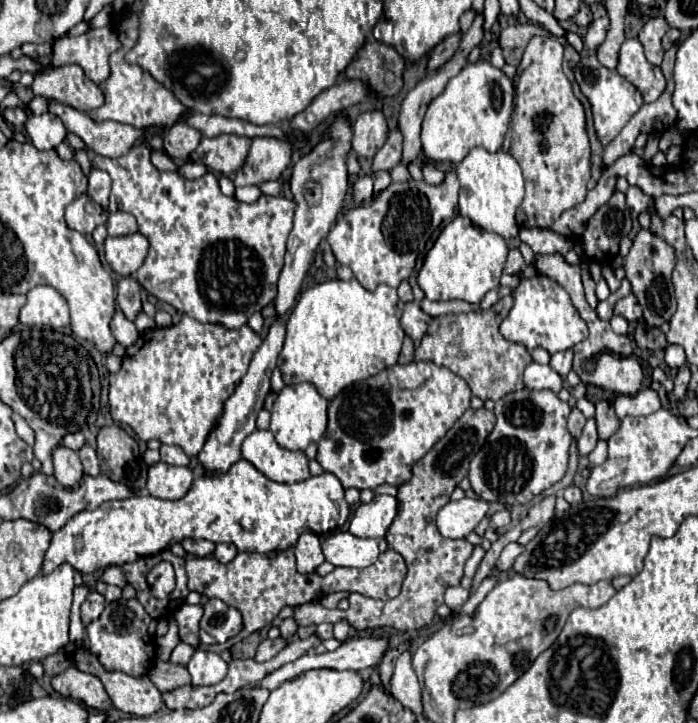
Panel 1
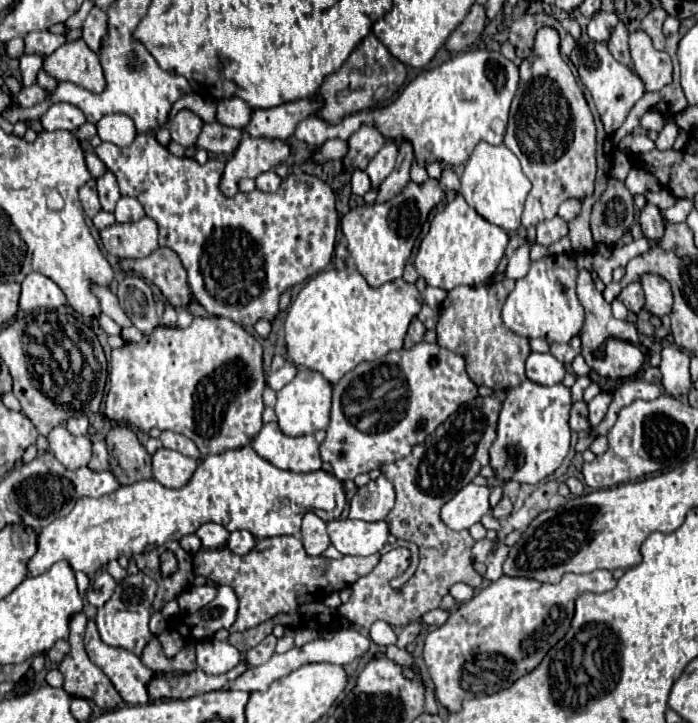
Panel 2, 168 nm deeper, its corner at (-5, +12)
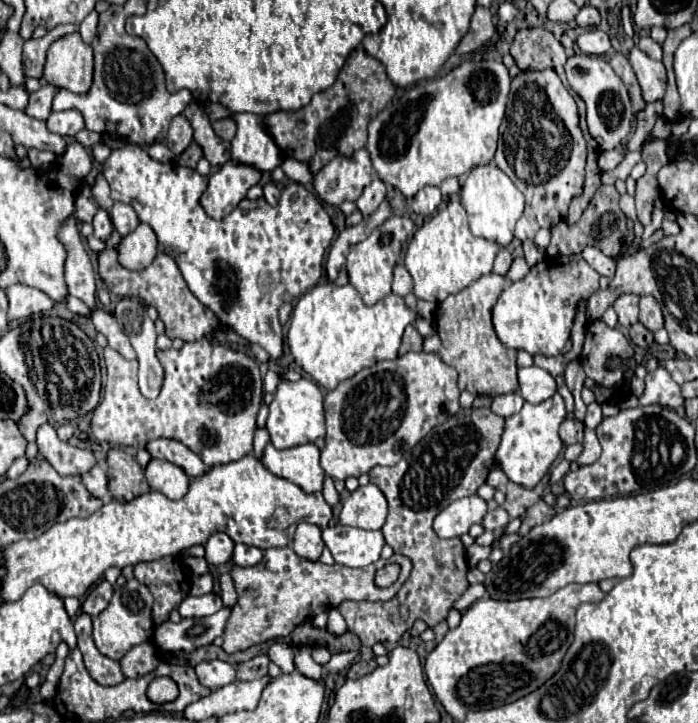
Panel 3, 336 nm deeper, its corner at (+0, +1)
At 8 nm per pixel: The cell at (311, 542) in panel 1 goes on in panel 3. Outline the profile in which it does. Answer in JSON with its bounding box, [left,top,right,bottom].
[293,523,323,561]

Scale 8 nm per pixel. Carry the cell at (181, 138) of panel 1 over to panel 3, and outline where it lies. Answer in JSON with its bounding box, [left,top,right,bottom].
[167,115,193,155]

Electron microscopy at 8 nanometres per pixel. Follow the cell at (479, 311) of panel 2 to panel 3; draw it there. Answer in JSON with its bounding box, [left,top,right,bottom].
[437,273,519,395]

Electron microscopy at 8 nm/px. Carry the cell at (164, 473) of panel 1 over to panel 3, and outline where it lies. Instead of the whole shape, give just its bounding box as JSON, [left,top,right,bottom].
[145,459,189,499]

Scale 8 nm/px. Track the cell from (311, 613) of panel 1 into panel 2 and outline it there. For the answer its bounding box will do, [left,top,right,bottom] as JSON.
[338,398,502,628]

